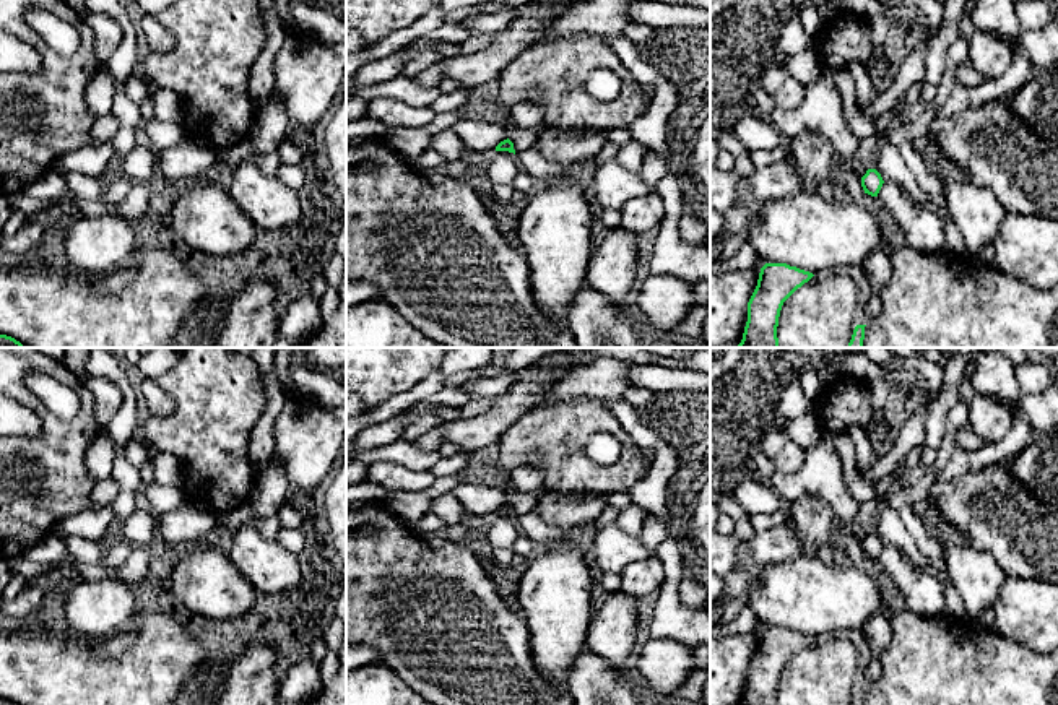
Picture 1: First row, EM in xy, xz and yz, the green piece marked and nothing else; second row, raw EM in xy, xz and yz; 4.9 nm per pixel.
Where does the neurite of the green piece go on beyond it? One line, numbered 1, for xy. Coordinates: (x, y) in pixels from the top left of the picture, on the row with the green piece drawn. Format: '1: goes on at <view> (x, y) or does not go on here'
1: does not go on here

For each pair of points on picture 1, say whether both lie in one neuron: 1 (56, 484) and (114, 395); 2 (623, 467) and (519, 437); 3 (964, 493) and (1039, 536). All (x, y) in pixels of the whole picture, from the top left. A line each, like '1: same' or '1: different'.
1: different
2: same
3: same

